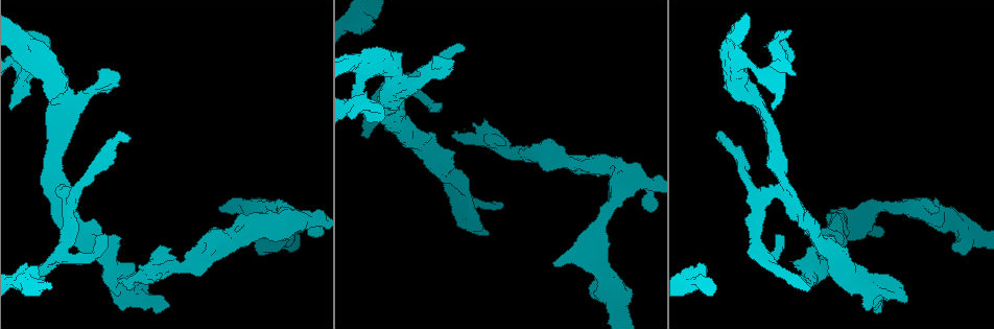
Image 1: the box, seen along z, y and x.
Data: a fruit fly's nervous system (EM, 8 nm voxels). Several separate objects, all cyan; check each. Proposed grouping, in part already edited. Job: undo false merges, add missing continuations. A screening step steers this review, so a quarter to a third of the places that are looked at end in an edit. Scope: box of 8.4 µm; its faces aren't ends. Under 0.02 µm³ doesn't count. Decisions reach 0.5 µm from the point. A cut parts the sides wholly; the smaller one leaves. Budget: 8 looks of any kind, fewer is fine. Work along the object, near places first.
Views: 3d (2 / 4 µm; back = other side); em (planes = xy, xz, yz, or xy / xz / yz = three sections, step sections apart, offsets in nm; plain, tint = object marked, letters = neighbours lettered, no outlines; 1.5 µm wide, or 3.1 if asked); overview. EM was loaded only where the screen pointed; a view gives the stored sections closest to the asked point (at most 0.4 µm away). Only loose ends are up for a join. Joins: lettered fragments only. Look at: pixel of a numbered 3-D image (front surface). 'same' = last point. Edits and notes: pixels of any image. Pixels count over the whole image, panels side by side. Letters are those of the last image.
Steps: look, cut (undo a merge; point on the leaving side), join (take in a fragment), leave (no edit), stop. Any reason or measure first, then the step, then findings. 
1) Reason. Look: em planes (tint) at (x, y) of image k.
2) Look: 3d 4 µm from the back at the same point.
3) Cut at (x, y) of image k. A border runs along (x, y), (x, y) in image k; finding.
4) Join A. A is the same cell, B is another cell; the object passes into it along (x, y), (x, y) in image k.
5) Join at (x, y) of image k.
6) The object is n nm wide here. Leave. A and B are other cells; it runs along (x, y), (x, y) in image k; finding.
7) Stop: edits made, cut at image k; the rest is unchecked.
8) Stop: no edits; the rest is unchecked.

A fork. Look: 3d 2 µm at (757, 252) of image 1.

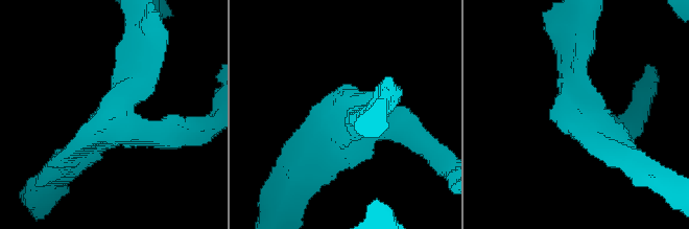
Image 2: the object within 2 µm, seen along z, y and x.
3 arms meet here. Look: em 3.1 µm xy step 8 (letters) at (575, 114) of image 2.

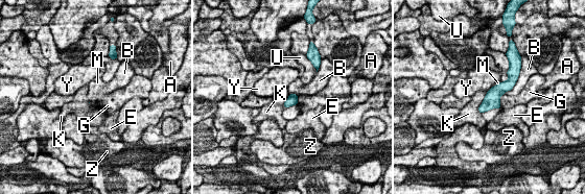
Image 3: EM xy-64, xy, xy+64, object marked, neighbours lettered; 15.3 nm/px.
The object is 240 nm wide here. Leave. A, B, E, G, K, M, U, Y and Z are other cells; a border runs along (492, 86), (487, 92) in image 3; one neuron here.

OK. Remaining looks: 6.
An open end. Look: em planes (letters) at (361, 135) of image 1.

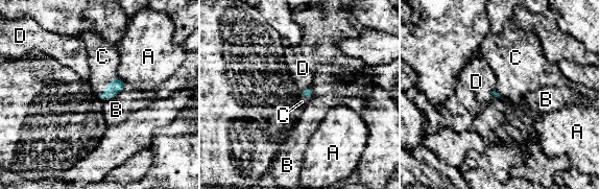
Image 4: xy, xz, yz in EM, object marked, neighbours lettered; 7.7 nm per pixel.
Join C. C is the same cell, A, B and D are other cells; the object passes into it along (116, 86), (105, 87), (102, 56) in image 4; it goes on there.

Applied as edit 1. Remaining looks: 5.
See it whole again. Look: overview.

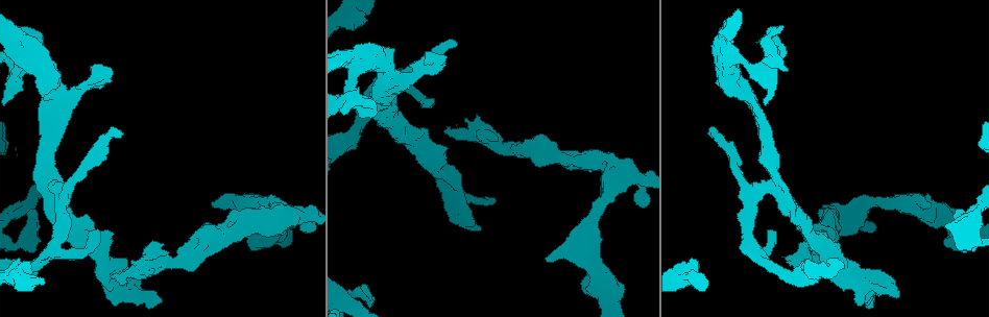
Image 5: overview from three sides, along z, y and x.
Branch stops here. Look: 3d 2 µm at (35, 211) of image 5.

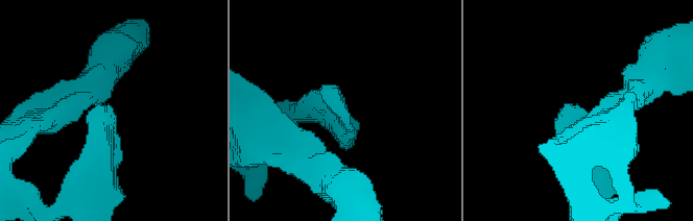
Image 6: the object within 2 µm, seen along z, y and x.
Now the EM. Look: em planes (tint) at (111, 110) of image 6.

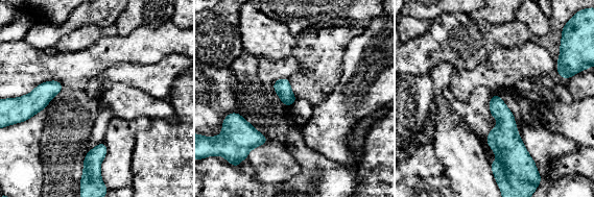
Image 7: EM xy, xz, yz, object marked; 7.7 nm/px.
Look: em planes (letters) at the same point.

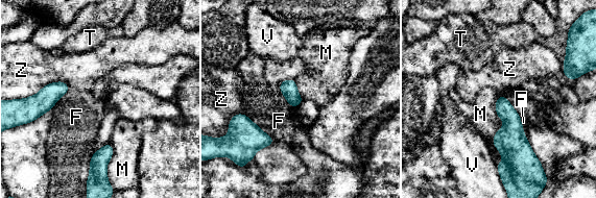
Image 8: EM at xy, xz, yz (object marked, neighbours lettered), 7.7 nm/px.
Leave. F, M, T, V and Z are other cells; a border runs along (501, 93), (496, 164) in image 8; no lettered fragment goes on from it.

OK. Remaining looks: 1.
Stop: edits made, join at image 4; the rest is unchecked.

